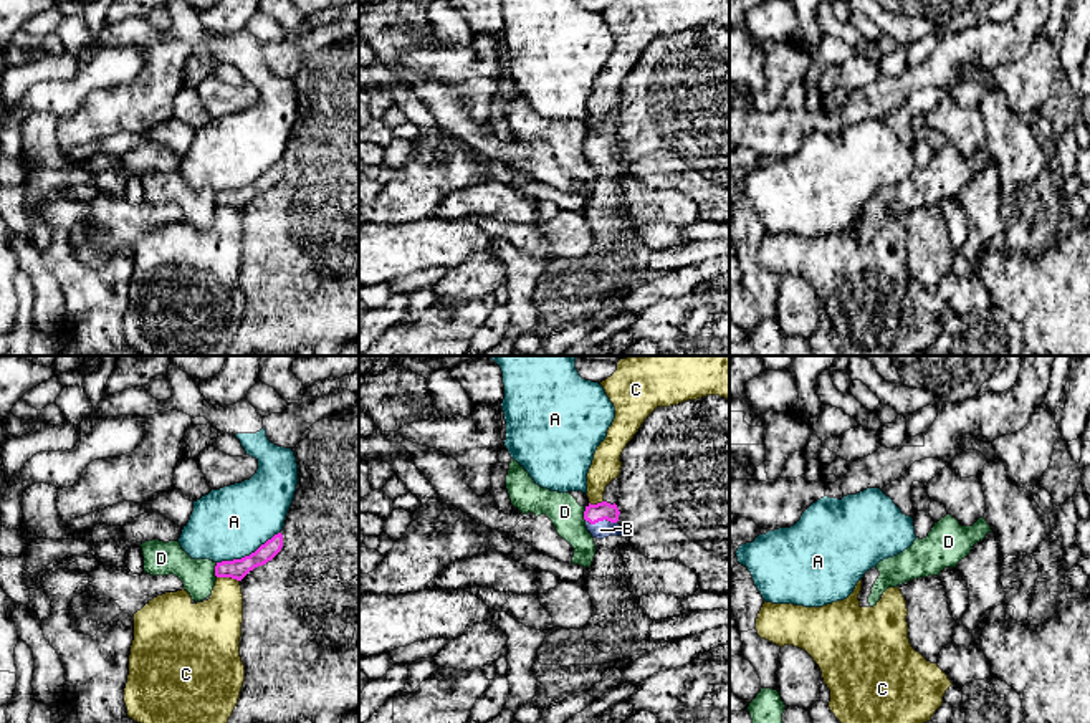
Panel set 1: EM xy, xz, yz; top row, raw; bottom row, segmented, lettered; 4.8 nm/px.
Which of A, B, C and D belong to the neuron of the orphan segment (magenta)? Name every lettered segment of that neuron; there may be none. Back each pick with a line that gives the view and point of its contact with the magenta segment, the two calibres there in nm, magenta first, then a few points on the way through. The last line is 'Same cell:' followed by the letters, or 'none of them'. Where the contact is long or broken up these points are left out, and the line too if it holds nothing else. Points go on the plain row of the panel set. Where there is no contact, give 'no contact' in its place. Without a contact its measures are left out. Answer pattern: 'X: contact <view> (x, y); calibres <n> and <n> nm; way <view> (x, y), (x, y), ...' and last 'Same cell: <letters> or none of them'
B: contact xz (601, 149); calibres 90 and 90 nm; way xz (594, 143), (601, 149), (601, 159)
Same cell: B

